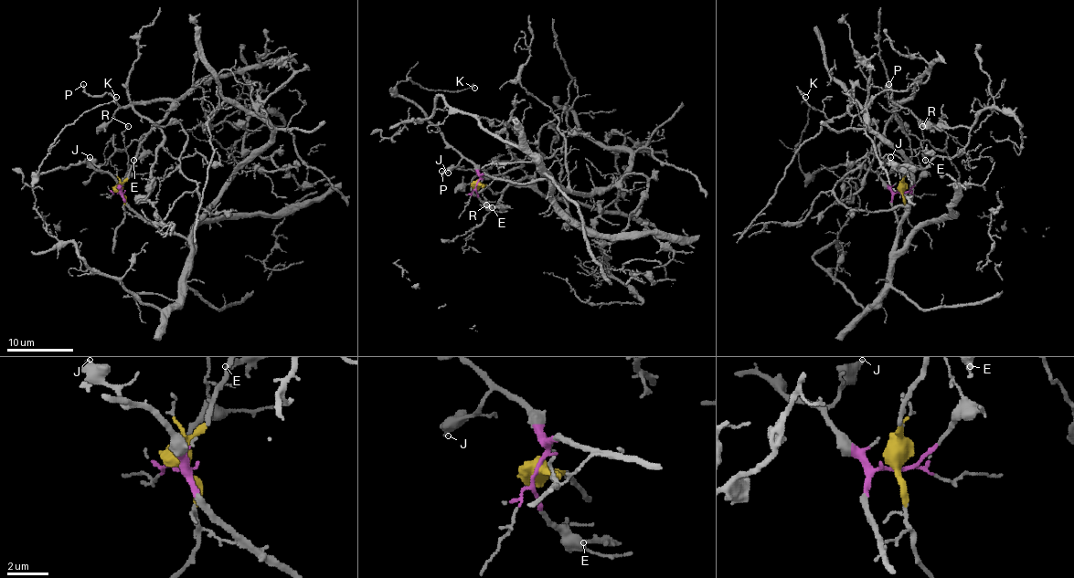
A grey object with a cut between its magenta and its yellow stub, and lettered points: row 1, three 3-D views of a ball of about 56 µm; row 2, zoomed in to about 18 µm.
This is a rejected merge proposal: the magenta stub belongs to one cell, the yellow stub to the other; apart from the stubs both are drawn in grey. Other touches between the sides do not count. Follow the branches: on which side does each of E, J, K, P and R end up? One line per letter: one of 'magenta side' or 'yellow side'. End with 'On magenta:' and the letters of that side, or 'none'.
E: yellow side
J: magenta side
K: magenta side
P: yellow side
R: magenta side
On magenta: J, K, R

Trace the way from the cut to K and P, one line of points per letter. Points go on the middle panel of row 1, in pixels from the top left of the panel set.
K: (476, 183), (478, 170), (396, 88), (398, 82), (407, 79), (425, 89), (474, 88)
P: (476, 183), (493, 193), (526, 176), (529, 183), (509, 184), (503, 180), (480, 176), (473, 170), (441, 172)

